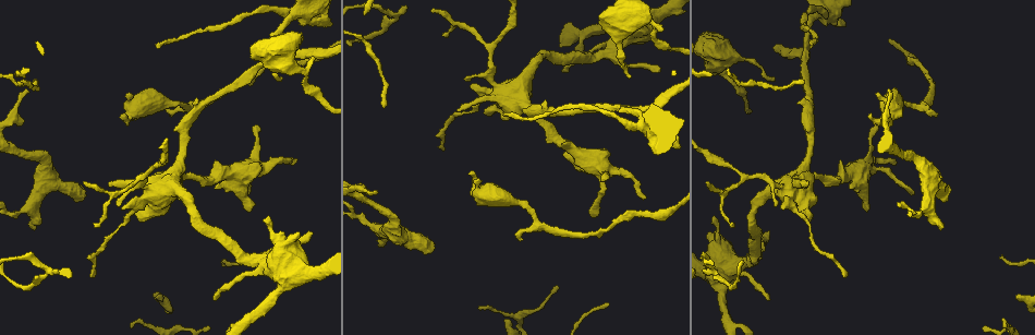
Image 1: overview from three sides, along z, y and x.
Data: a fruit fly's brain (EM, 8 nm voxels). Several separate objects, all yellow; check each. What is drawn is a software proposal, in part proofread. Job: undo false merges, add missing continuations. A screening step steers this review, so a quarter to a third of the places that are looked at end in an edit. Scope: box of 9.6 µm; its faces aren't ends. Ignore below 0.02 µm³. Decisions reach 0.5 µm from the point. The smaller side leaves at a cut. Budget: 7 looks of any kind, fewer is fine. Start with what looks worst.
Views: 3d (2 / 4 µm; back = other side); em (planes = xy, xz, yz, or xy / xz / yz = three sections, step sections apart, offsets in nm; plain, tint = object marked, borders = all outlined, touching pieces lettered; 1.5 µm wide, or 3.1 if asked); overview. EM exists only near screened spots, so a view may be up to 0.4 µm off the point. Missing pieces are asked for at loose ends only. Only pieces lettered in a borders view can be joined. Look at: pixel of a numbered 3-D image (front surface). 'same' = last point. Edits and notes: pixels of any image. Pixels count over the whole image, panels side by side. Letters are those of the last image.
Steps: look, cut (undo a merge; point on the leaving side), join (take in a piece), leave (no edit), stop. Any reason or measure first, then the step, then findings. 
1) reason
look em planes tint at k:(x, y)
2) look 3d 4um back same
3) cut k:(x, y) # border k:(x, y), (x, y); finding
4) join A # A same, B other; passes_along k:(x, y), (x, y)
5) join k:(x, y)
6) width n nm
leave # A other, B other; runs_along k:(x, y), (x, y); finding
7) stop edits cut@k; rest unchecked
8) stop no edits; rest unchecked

tapers out
look em xy step 8 borders at 1:(257, 125)

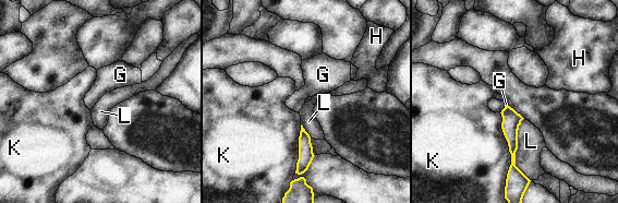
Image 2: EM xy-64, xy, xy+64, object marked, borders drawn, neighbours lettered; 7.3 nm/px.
look em planes borders same

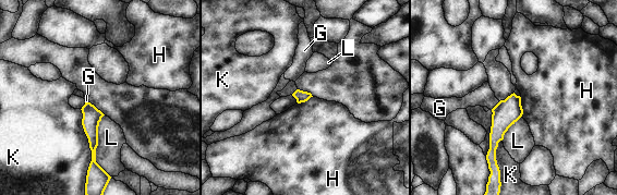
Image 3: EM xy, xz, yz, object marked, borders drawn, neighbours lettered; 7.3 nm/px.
width 90 nm
leave # G other, H other, K other, L other; border 3:(499, 101), (491, 109); none of them fits

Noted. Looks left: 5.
look 3d 4um back at 1:(658, 71)

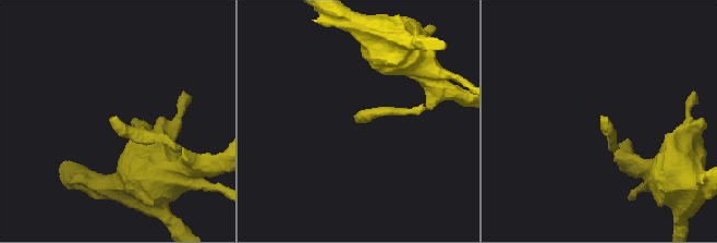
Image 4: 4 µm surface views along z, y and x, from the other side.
now the EM
look em planes borders at 4:(602, 117)

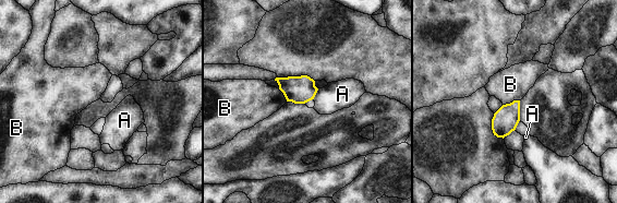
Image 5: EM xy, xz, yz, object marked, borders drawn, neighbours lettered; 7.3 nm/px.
longest_contact B 130 nm
leave # A other, B other; no lettered piece goes on from it

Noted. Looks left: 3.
an open end
look em yz step 4 tint at 1:(714, 218)

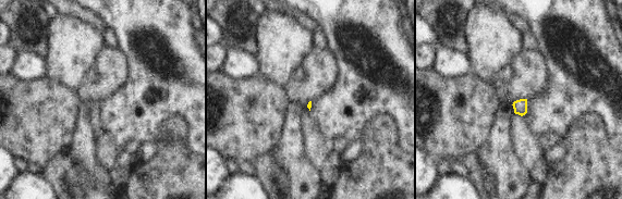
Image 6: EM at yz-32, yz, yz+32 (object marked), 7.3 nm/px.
another direction
look em planes tint same

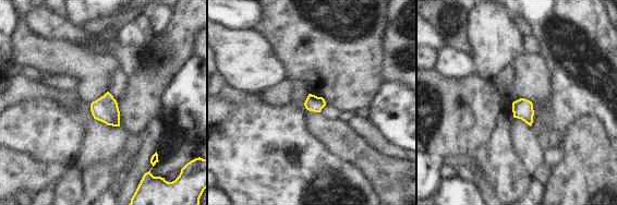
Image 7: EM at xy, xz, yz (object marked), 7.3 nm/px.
look em planes borders same

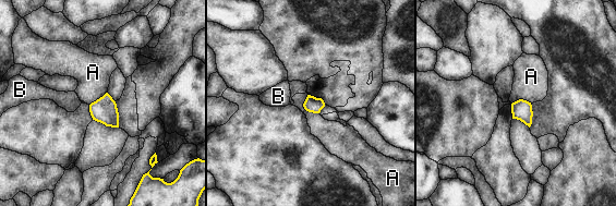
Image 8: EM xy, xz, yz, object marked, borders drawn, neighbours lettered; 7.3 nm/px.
leave # A other, B other; border 8:(308, 94), (303, 107), (318, 113); none of them fits

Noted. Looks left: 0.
stop no edits; rest unchecked

